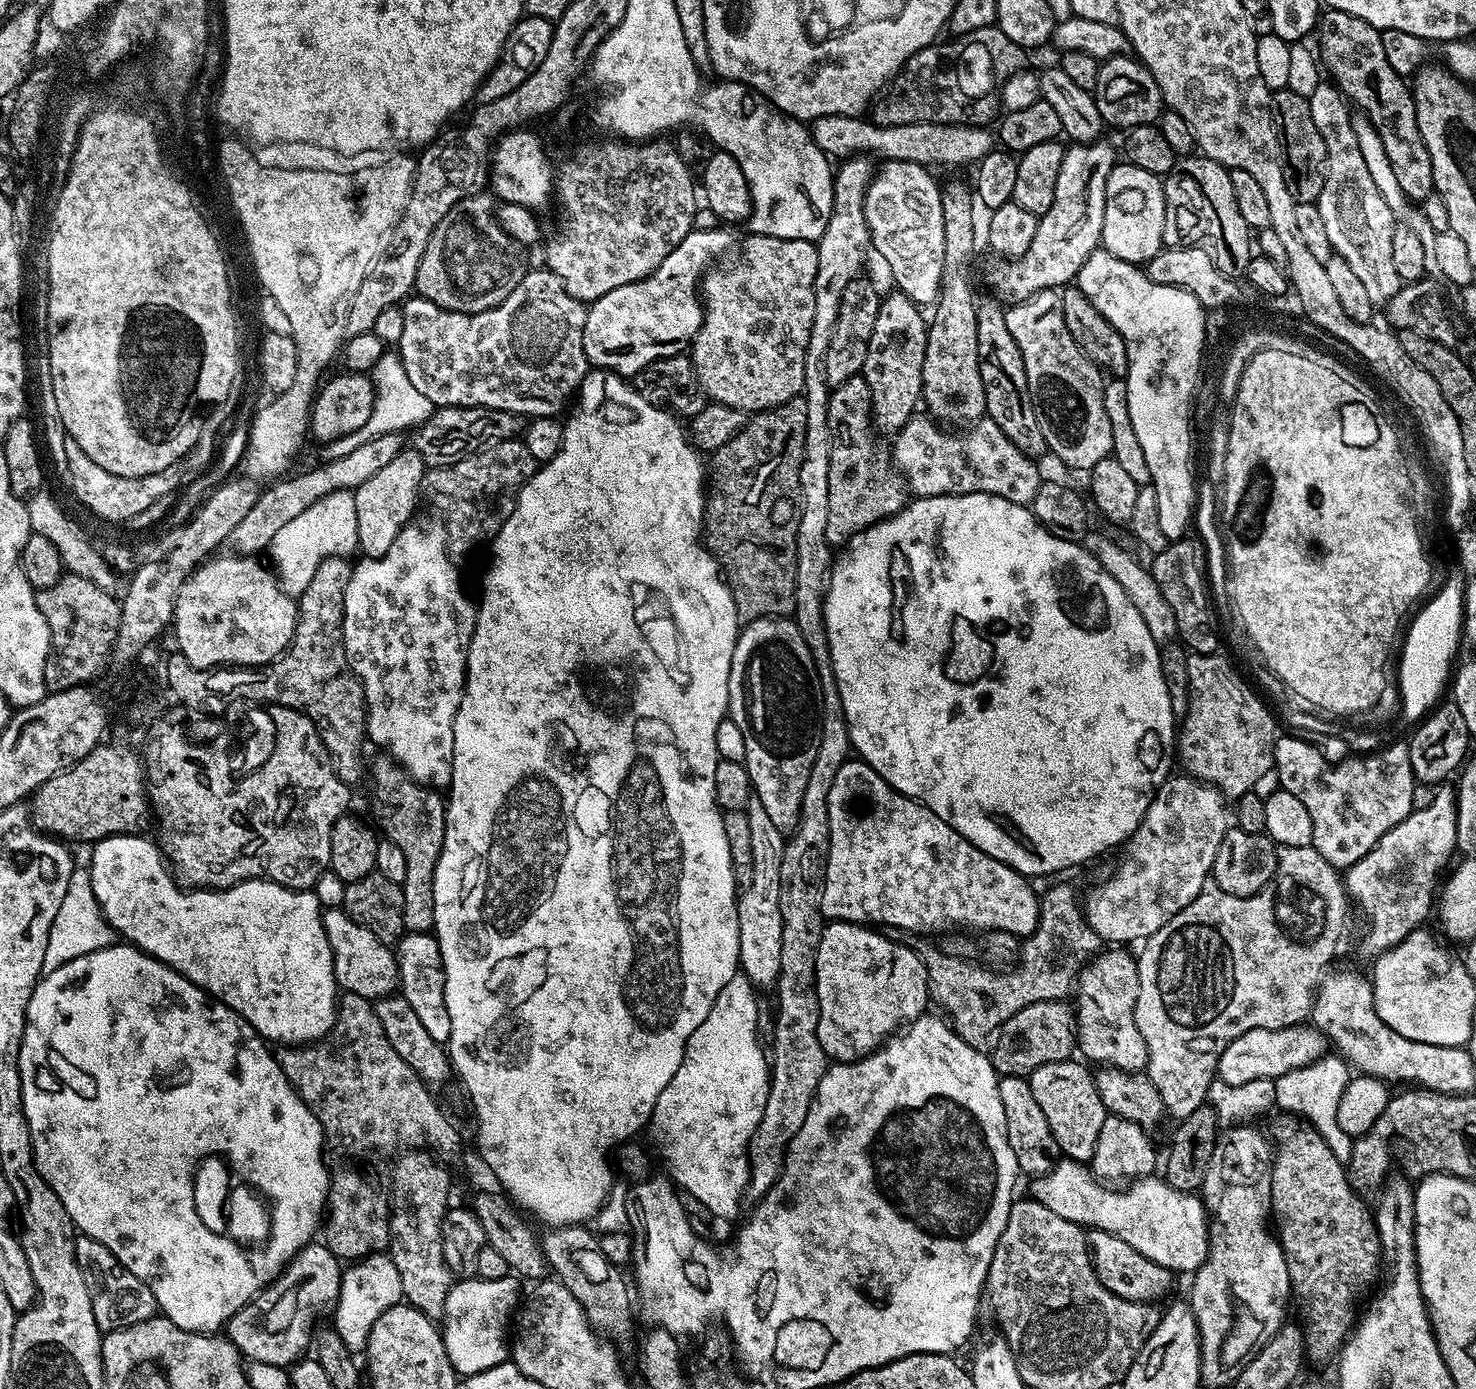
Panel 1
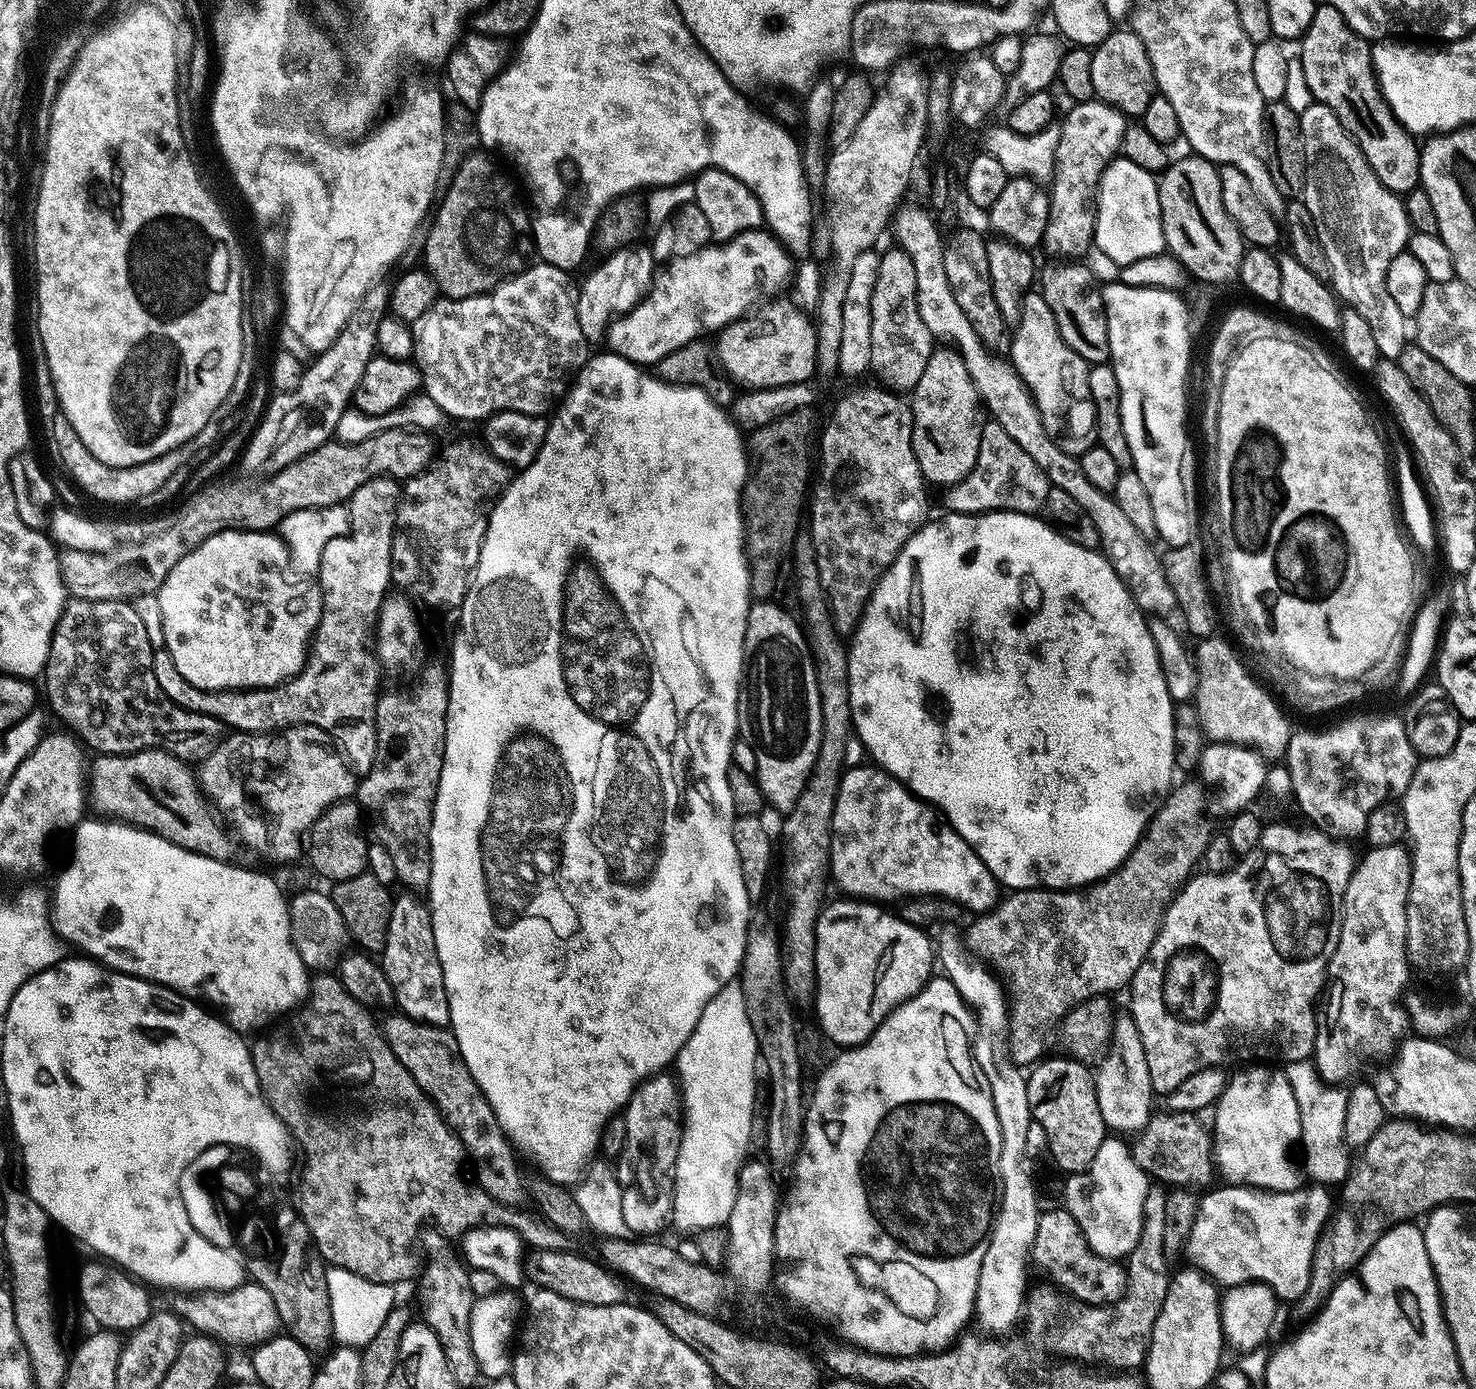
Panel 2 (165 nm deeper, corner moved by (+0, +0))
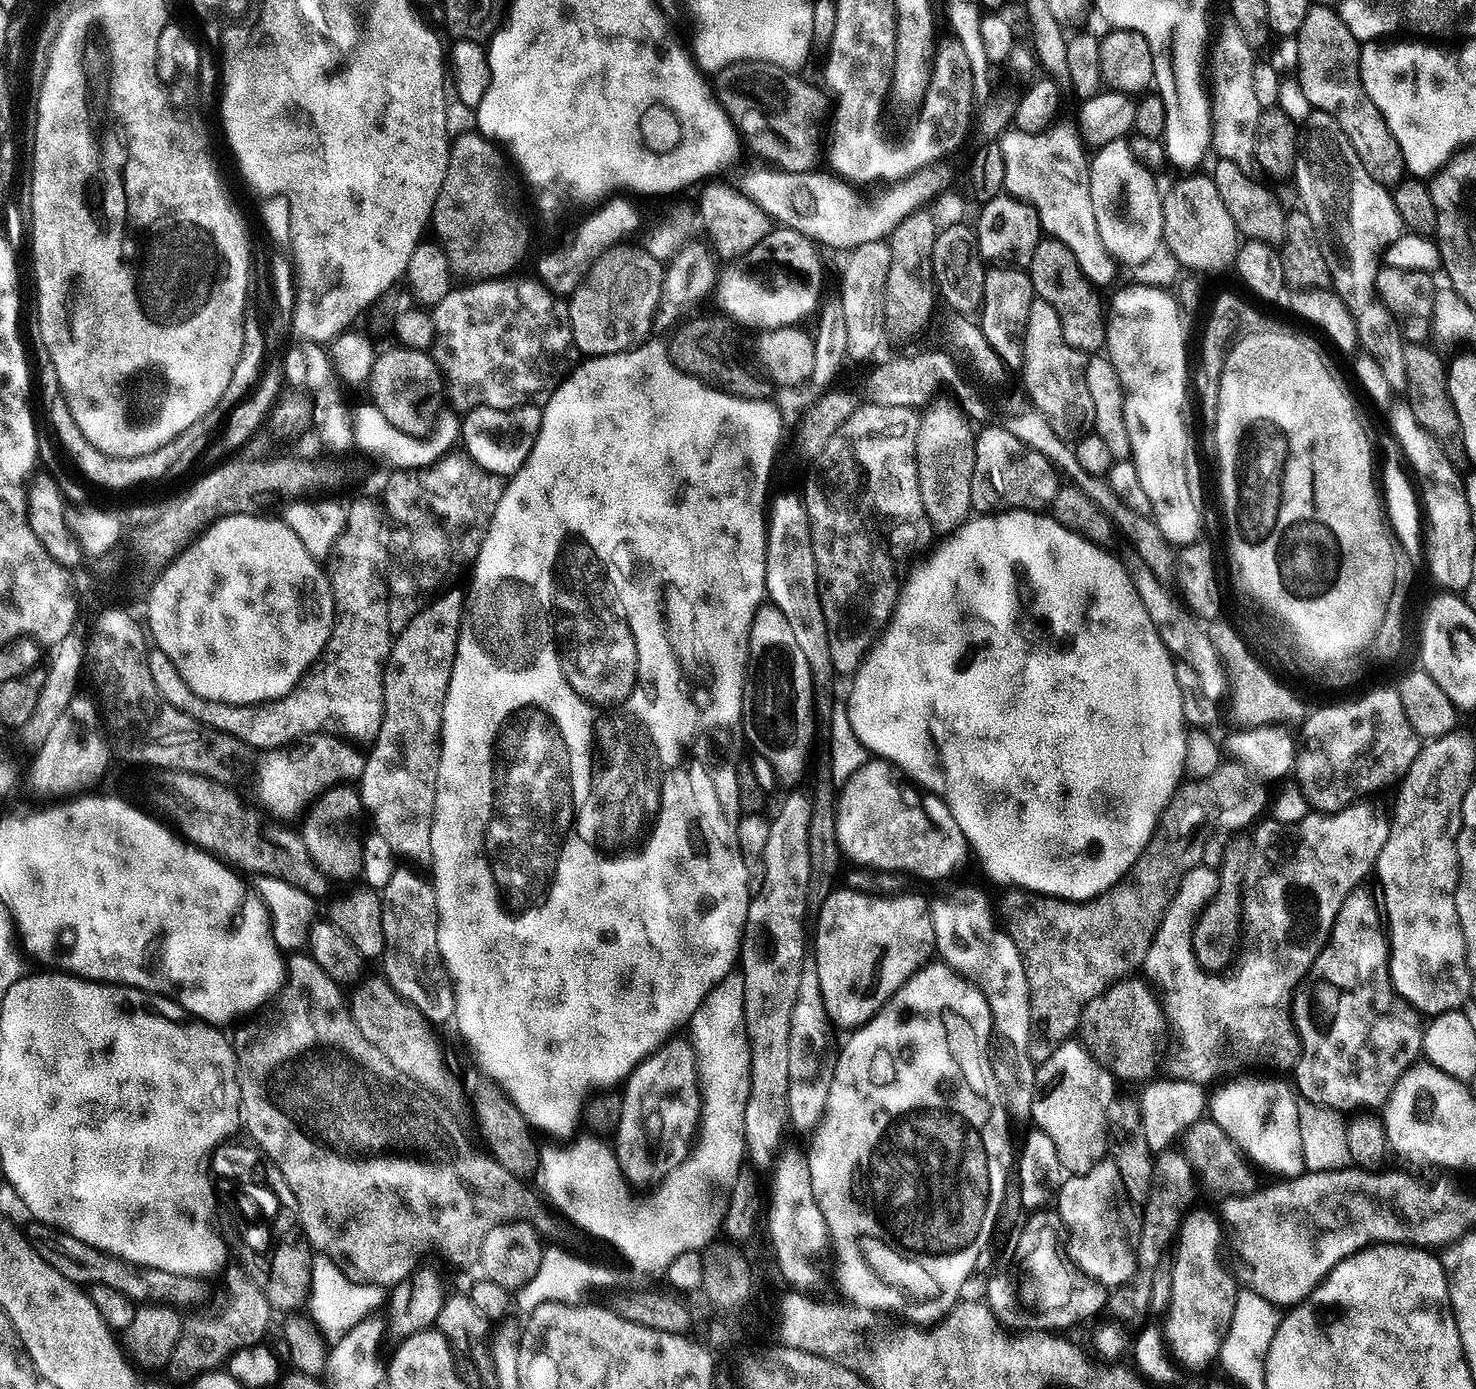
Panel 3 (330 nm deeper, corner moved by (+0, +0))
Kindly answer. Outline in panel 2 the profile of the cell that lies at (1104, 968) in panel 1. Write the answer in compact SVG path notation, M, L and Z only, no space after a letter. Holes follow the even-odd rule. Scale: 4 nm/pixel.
M1117 1015L1113 1019L1112 1039L1106 1051L1099 1057L1099 1064L1100 1069L1095 1069L1094 1079L1096 1093L1098 1094L1098 1108L1102 1110L1102 1118L1105 1125L1116 1134L1125 1134L1124 1132L1139 1134L1154 1115L1154 1107L1152 1108L1154 1089L1150 1082L1150 1066L1146 1066L1146 1050L1142 1046L1142 1038L1138 1034L1138 1026L1132 1021L1131 1015Z

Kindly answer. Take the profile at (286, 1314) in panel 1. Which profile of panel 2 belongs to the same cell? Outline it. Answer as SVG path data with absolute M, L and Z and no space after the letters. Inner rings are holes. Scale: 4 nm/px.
M245 1282L228 1292L197 1292L181 1295L179 1299L174 1305L174 1311L186 1321L187 1327L189 1324L199 1335L211 1336L224 1346L241 1344L242 1347L251 1349L271 1340L282 1328L274 1298L270 1298L268 1291L255 1282Z

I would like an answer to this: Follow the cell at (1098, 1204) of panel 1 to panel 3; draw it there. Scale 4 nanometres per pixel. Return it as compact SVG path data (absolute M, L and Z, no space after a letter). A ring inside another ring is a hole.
M1349 1166L1329 1172L1313 1172L1308 1170L1305 1171L1304 1175L1291 1177L1287 1182L1276 1182L1273 1188L1263 1188L1261 1187L1255 1192L1249 1192L1247 1196L1227 1197L1223 1201L1224 1212L1222 1211L1222 1224L1230 1233L1231 1240L1233 1236L1232 1244L1236 1247L1236 1256L1244 1263L1240 1268L1240 1272L1238 1271L1239 1279L1247 1287L1253 1288L1258 1294L1262 1294L1264 1298L1274 1305L1295 1306L1305 1303L1334 1265L1345 1260L1347 1256L1353 1256L1360 1249L1376 1244L1376 1236L1382 1236L1382 1192L1370 1192L1370 1171L1365 1171L1357 1166Z

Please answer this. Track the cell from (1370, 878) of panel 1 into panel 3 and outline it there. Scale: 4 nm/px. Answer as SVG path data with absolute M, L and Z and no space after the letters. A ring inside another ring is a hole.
M1354 890L1342 902L1342 910L1338 910L1328 943L1312 964L1311 979L1321 980L1316 988L1316 1004L1305 990L1295 993L1292 1019L1296 1035L1300 1037L1300 1057L1294 1065L1294 1088L1303 1099L1320 1108L1339 1114L1383 1109L1392 1087L1421 1059L1424 1036L1420 1022L1422 1016L1392 988L1388 973L1388 949L1381 909L1372 905L1364 890Z

